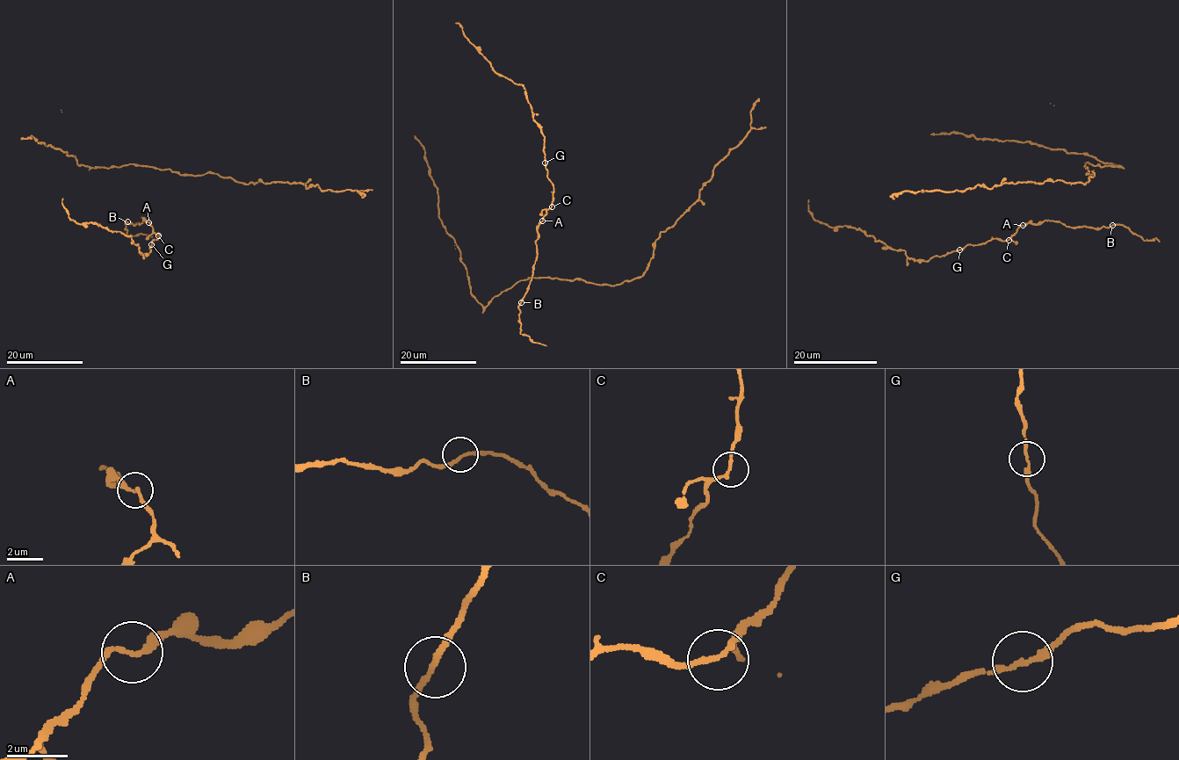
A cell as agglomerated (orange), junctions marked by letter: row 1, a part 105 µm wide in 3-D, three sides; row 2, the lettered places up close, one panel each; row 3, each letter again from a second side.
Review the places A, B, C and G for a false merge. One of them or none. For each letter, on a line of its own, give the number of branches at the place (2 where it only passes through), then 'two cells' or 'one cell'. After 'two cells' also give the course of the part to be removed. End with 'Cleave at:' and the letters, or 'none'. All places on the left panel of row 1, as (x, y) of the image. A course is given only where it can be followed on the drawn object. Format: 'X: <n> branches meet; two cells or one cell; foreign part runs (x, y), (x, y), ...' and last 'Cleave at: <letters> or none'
A: 2 branches meet; one cell
B: 2 branches meet; one cell
C: 2 branches meet; one cell
G: 2 branches meet; one cell
Cleave at: none

